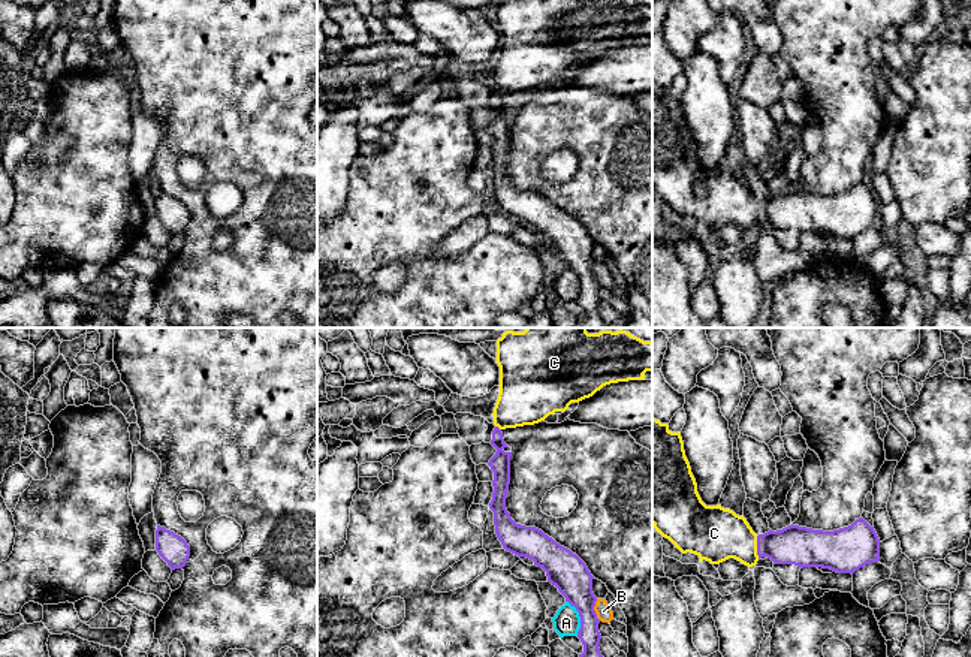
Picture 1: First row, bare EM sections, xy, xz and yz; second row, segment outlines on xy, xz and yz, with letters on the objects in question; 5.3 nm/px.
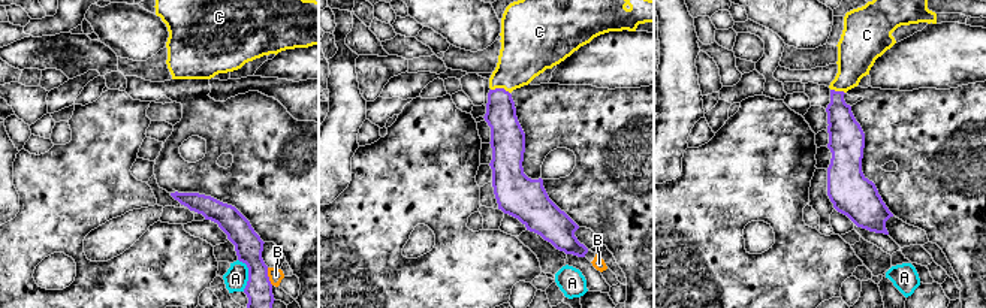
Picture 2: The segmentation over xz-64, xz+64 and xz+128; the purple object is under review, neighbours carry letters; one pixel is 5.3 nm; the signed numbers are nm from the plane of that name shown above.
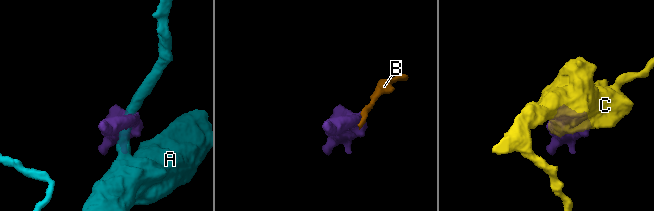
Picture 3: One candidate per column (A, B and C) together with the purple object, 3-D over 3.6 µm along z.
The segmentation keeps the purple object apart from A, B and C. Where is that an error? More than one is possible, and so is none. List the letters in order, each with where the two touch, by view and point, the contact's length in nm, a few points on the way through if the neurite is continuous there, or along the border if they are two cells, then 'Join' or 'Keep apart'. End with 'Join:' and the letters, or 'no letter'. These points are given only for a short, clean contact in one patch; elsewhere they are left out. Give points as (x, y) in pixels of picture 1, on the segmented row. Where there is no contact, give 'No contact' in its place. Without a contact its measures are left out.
A: Touches purple at xz (579, 615). Shared border 200 nm. Boundary: xz (566, 600), (578, 612), (578, 635). Keep apart
B: Touches purple at xz (593, 609). Shared border 120 nm. Boundary: xz (596, 599), (594, 609), (600, 620). Keep apart
C: Touches purple at yz (757, 547). Shared border 120 nm. Path across: yz (802, 547), (757, 547), (714, 533). Join
Join: C

